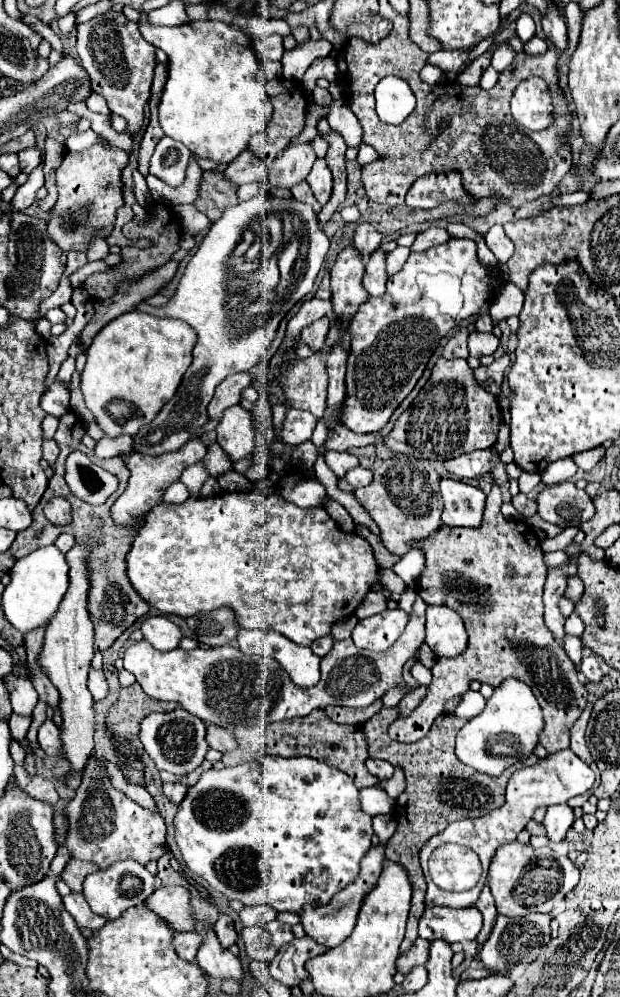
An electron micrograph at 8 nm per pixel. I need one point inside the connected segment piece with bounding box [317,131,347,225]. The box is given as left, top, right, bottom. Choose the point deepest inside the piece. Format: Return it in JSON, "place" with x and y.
{"place":[335,157]}

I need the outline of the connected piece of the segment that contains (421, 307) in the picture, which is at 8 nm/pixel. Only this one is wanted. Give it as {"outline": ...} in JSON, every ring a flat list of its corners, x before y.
{"outline":[[449,239,447,243,431,247,423,253,411,253,403,269,389,277,387,291,381,297,369,297,357,309,347,327,351,337,351,349,345,379,347,393,339,423,351,429,353,433,381,431,389,423,393,411,413,391,441,337,445,337,453,327,457,327,457,323,479,313,499,285,501,277,493,269,481,265,481,261,477,259,477,245,469,239]]}

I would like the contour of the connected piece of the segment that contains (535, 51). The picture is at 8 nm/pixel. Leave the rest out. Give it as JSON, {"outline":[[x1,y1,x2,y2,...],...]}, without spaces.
{"outline":[[533,37,531,41,525,43,523,51,525,51,527,55,543,55,543,53,547,51,547,43,545,43,543,39,539,39,539,37]]}

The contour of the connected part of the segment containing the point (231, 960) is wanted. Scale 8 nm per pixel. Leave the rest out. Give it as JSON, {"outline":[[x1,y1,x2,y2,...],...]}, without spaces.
{"outline":[[205,925,205,937,203,937,201,949,197,951,197,963,207,975,211,975,215,979,233,977,233,979,241,981,243,969,241,969,239,957,235,957,229,949,221,947,213,927,209,927,209,925]]}

